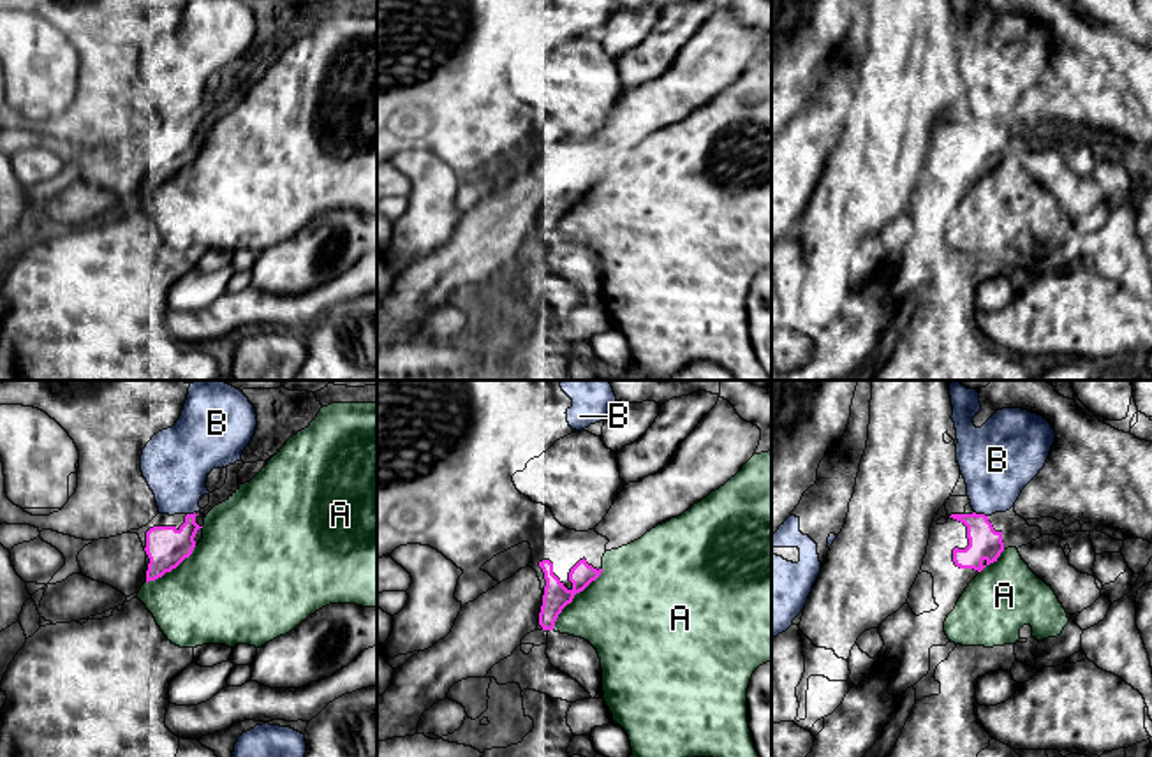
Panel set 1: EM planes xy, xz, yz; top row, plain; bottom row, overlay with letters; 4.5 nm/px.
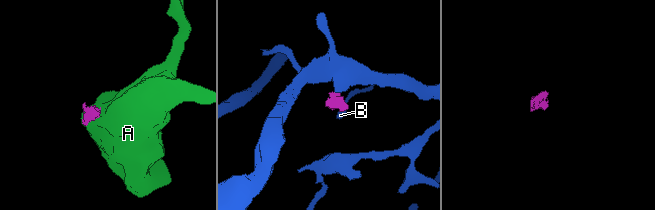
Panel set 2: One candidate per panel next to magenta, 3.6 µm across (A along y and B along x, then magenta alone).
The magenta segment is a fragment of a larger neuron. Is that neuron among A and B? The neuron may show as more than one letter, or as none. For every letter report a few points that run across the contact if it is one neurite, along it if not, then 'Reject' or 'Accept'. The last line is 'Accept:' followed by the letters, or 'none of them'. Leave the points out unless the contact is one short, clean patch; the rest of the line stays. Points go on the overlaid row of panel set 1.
A: Line: xz (603, 569), (562, 610), (552, 629). Reject
B: Line: yz (974, 511), (987, 516). Reject
Accept: none of them

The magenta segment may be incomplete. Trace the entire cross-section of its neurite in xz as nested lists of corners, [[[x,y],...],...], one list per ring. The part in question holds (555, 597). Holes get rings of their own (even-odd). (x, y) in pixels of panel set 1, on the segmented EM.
[[[583,558],[571,569],[569,581],[572,588],[567,590],[553,574],[550,560],[539,562],[539,567],[546,579],[544,588],[532,567],[521,569],[513,577],[479,595],[474,602],[465,604],[444,639],[395,669],[389,688],[377,697],[377,743],[417,734],[423,713],[439,701],[447,699],[447,692],[454,683],[467,678],[486,678],[488,671],[511,657],[521,644],[521,639],[539,625],[543,630],[553,630],[562,609],[602,572],[602,569],[594,569]]]

